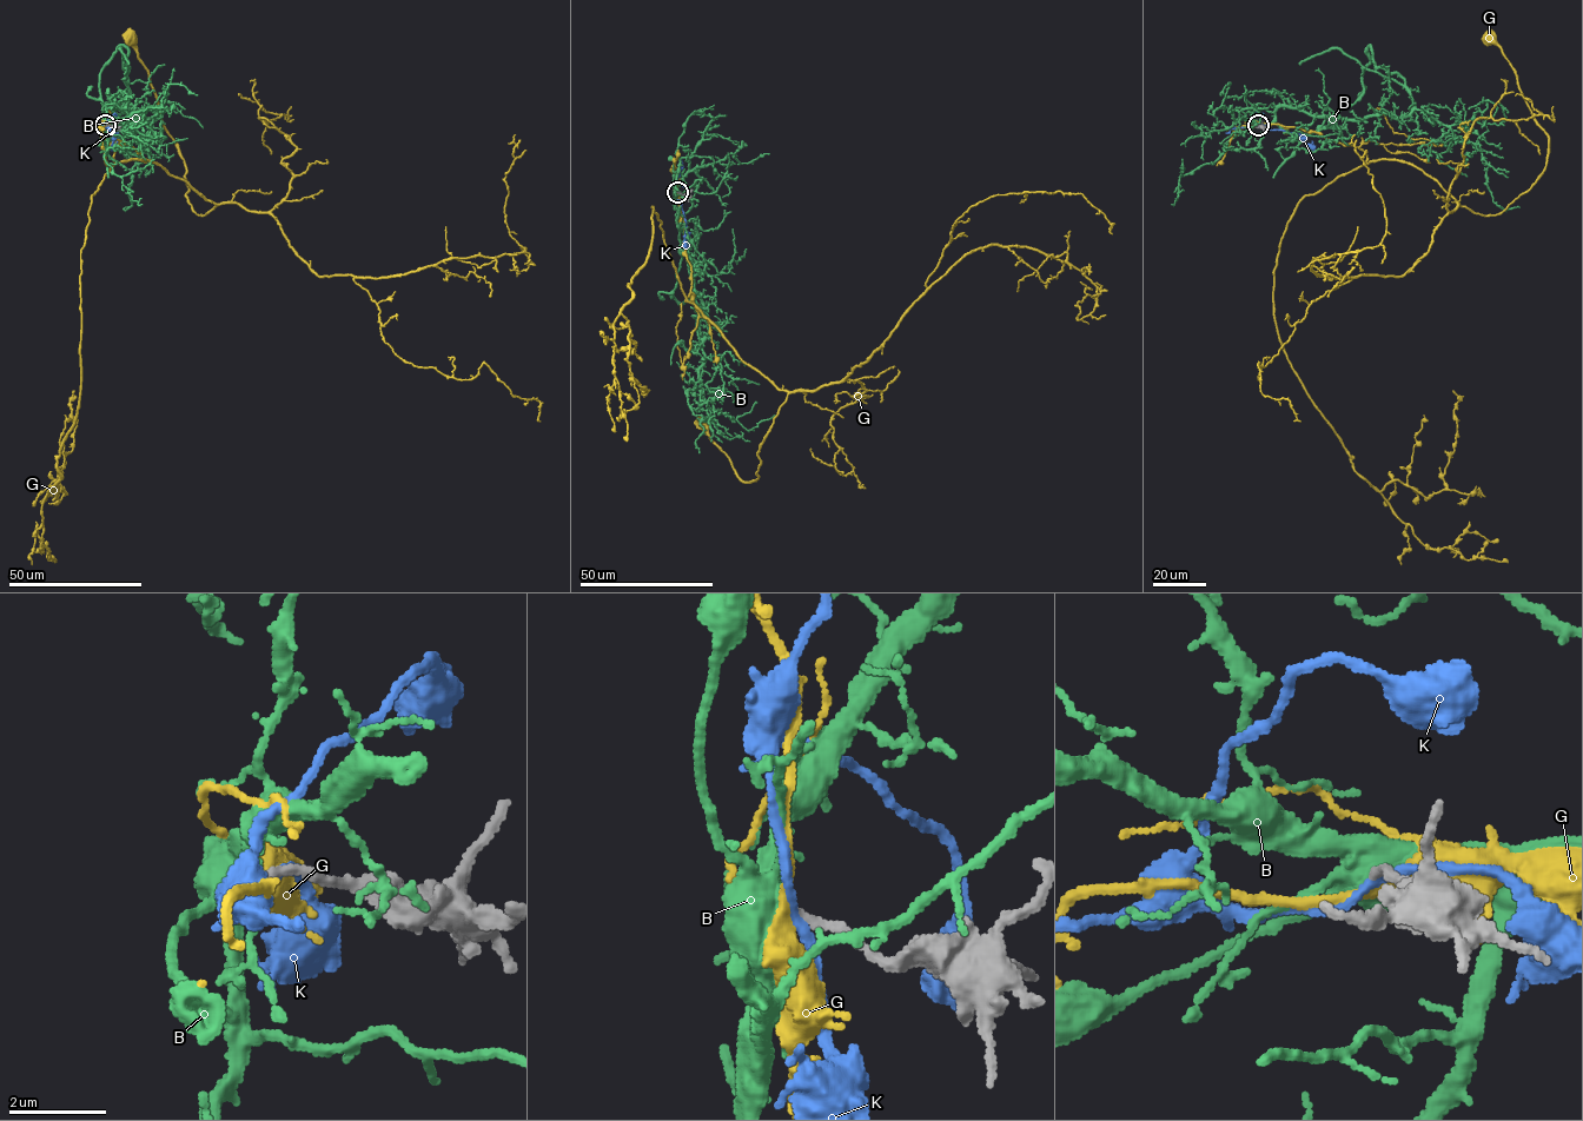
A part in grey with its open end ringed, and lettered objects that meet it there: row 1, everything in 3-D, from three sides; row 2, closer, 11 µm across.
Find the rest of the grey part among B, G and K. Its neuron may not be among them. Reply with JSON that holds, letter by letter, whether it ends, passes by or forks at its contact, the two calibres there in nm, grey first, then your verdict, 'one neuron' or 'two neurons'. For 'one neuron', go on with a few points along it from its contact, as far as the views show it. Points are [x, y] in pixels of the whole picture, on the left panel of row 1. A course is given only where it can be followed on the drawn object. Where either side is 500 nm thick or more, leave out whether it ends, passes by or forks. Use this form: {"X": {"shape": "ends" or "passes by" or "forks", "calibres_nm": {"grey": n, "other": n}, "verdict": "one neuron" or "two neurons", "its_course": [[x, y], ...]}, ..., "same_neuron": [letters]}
{"B": {"calibres_nm": {"grey": 180, "other": 550}, "verdict": "two neurons"}, "G": {"shape": "passes by", "calibres_nm": {"grey": 180, "other": 400}, "verdict": "two neurons"}, "K": {"shape": "passes by", "calibres_nm": {"grey": 220, "other": 180}, "verdict": "two neurons"}, "same_neuron": []}

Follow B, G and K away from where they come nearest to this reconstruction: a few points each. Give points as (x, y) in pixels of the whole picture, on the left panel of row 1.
B: (105, 125), (110, 106), (119, 118), (137, 117), (130, 108), (128, 130), (113, 140), (136, 161), (127, 207)
G: (105, 125), (119, 143), (116, 163), (150, 160), (217, 205), (199, 216), (187, 199), (184, 159), (130, 39)
K: (106, 125), (114, 133), (112, 151)

